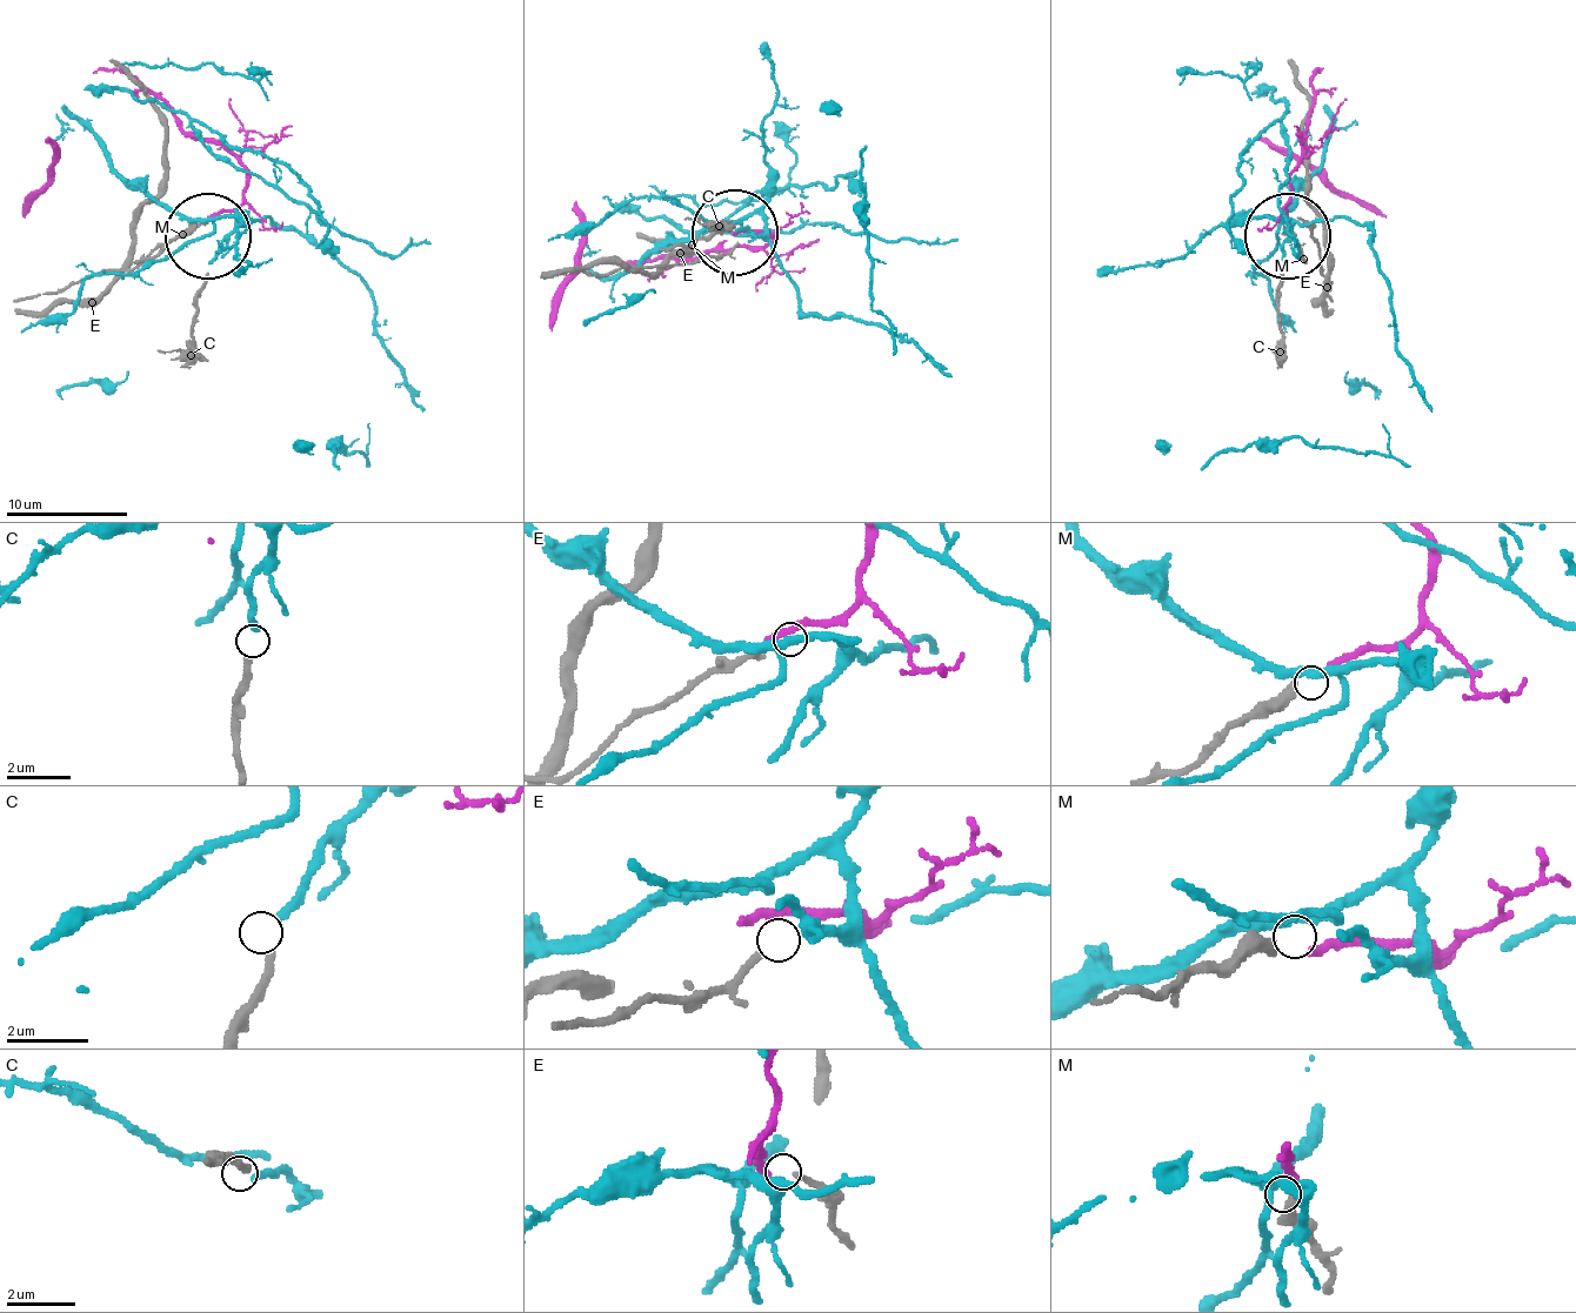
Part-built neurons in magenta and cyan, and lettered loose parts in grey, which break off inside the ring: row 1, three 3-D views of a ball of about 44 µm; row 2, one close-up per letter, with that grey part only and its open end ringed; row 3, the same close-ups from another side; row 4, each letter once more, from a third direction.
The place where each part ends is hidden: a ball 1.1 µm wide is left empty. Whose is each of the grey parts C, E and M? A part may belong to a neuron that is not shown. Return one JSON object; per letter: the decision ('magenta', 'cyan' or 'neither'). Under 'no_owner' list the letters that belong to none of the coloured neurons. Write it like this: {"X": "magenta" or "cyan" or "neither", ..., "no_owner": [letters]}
{"C": "cyan", "E": "neither", "M": "magenta", "no_owner": ["E"]}

